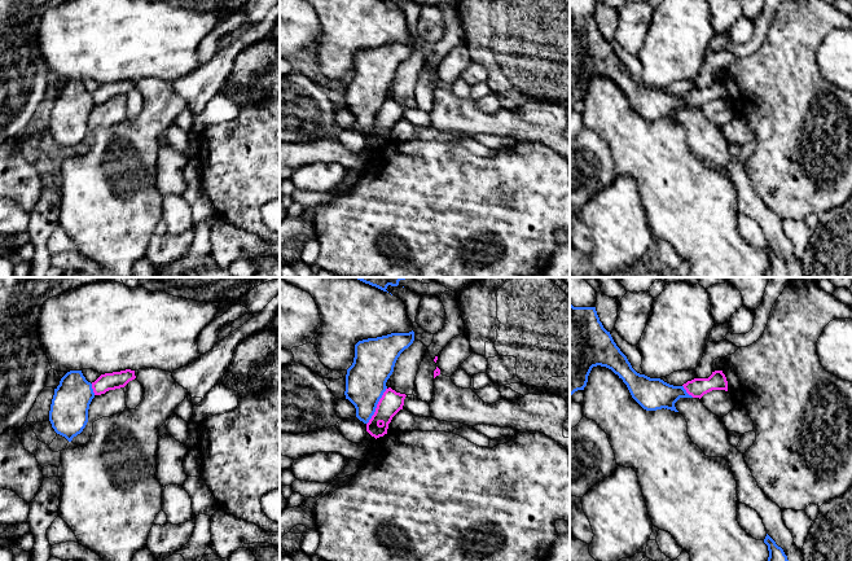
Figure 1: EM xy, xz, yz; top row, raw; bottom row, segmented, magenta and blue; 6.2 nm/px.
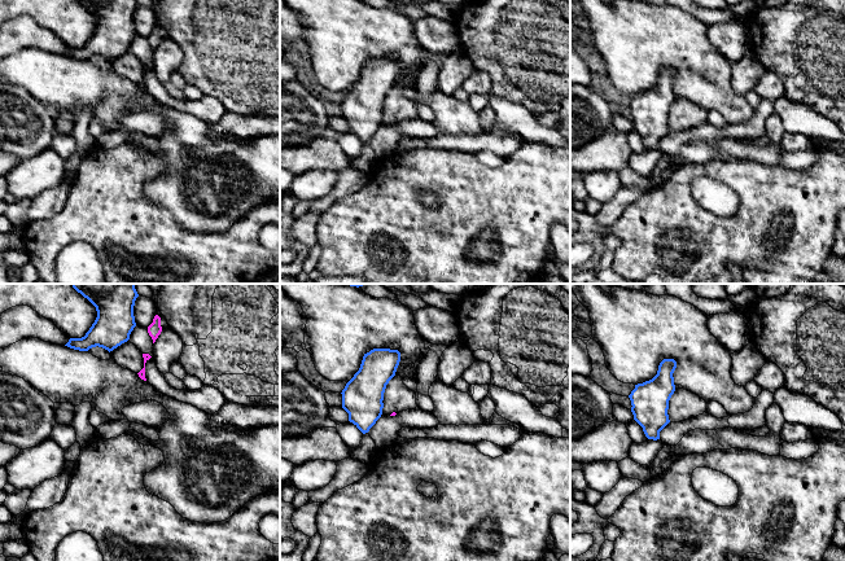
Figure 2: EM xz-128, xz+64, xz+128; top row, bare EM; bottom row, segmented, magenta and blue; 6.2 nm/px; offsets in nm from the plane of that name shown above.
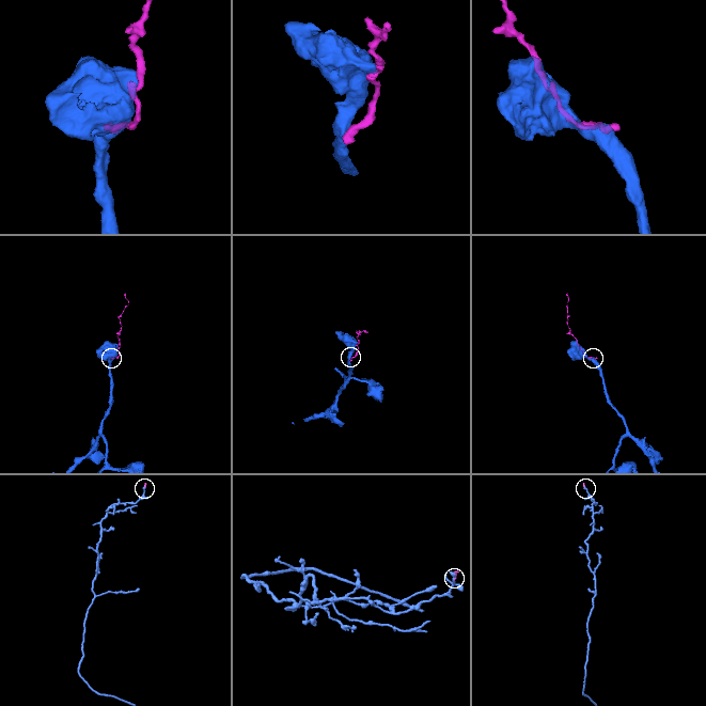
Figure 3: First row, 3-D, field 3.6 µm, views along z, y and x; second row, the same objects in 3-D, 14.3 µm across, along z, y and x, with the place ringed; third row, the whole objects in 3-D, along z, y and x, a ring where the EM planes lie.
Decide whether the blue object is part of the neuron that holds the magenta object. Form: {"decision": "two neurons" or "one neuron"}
{"decision": "one neuron"}

